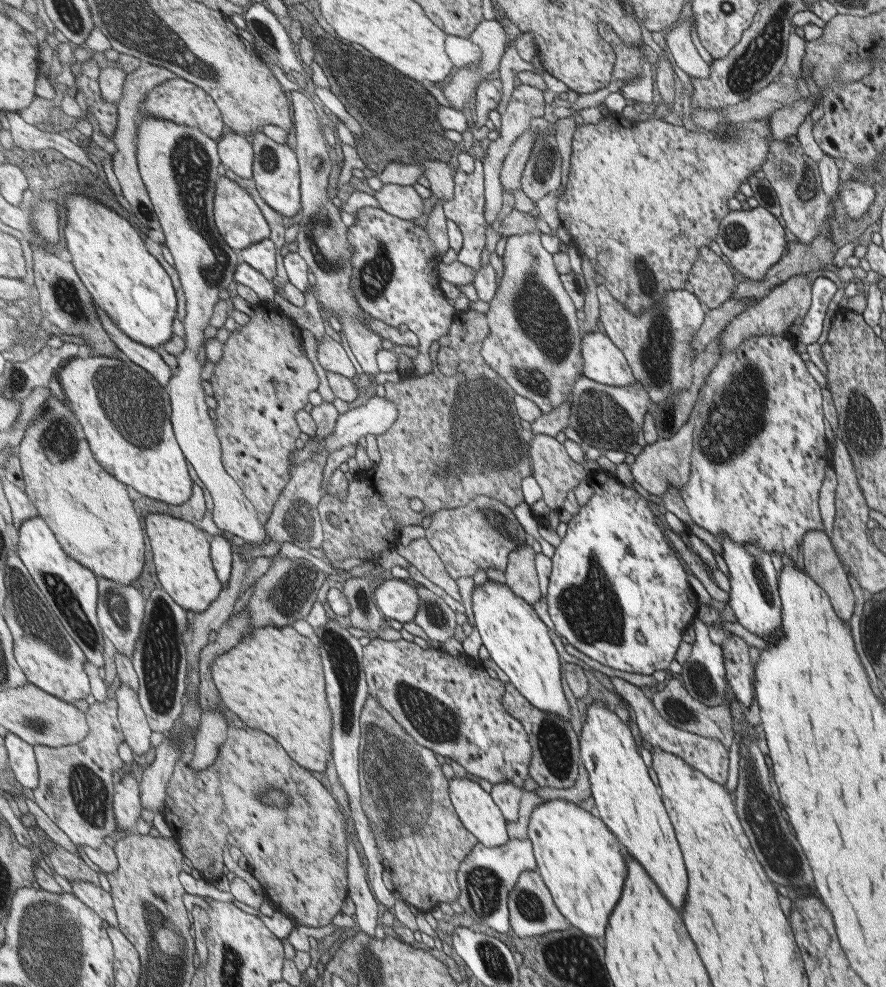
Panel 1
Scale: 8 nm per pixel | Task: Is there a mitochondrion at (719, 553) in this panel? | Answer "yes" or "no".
no

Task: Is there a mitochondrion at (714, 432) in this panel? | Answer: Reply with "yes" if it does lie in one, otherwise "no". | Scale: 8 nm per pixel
yes

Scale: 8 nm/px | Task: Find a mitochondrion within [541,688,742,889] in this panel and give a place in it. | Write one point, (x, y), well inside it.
(676, 709)

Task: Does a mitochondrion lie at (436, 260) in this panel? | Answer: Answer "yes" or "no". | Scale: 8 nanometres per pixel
no

